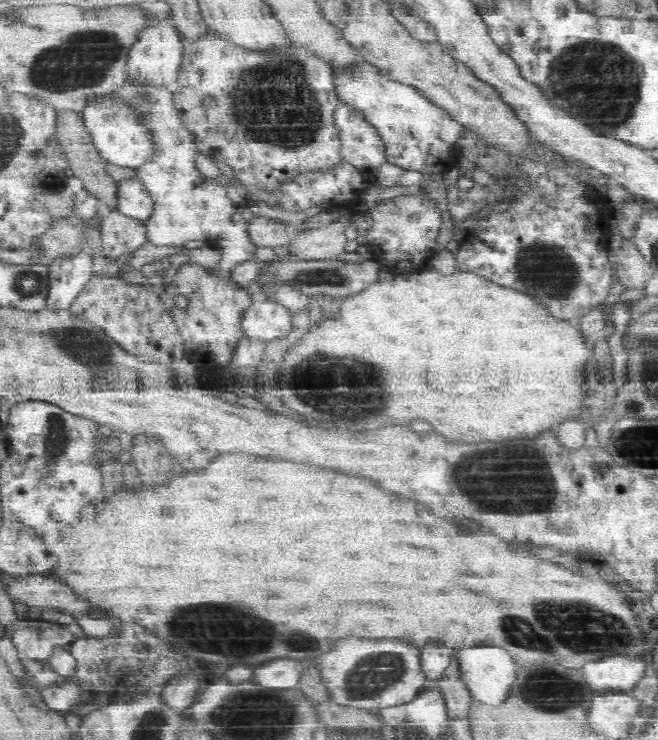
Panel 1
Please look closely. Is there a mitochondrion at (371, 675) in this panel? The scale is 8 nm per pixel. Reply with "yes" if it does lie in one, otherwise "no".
yes

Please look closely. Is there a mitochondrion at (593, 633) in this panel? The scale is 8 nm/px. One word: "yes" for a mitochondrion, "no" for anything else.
yes

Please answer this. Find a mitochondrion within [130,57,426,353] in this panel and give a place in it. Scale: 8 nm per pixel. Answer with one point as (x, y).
(277, 111)

